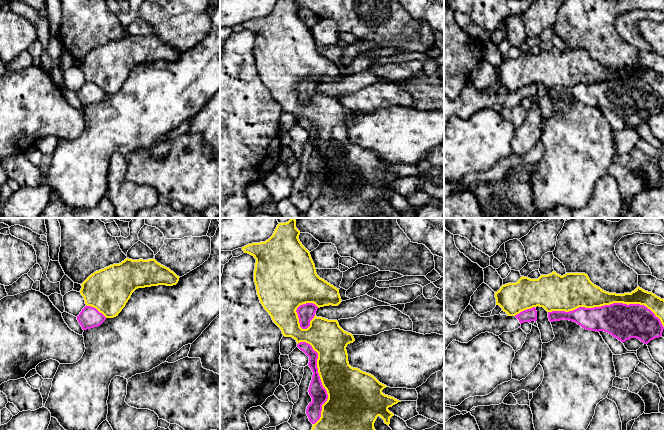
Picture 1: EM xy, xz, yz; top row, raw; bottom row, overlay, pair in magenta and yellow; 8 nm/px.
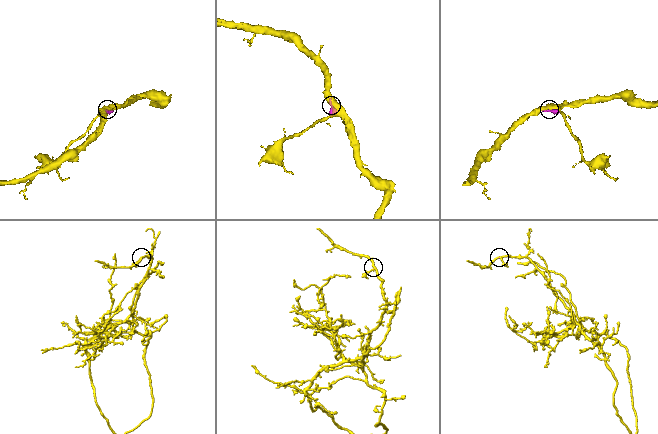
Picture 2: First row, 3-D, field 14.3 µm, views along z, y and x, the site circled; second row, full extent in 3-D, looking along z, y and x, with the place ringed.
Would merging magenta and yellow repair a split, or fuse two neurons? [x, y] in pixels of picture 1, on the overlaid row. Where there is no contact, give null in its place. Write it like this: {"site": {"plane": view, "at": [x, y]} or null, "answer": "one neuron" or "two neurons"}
{"site": {"plane": "yz", "at": [608, 305]}, "answer": "two neurons"}

